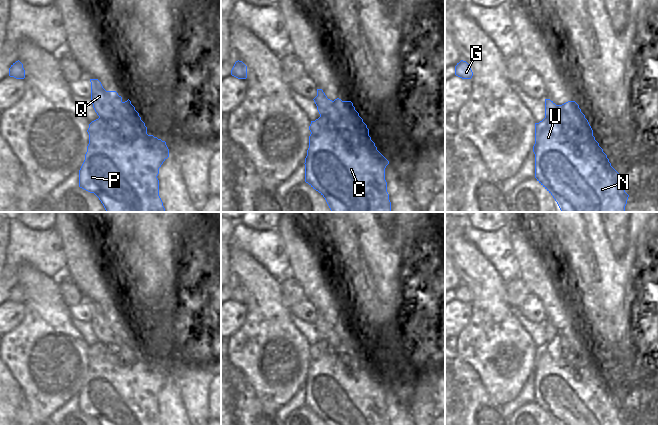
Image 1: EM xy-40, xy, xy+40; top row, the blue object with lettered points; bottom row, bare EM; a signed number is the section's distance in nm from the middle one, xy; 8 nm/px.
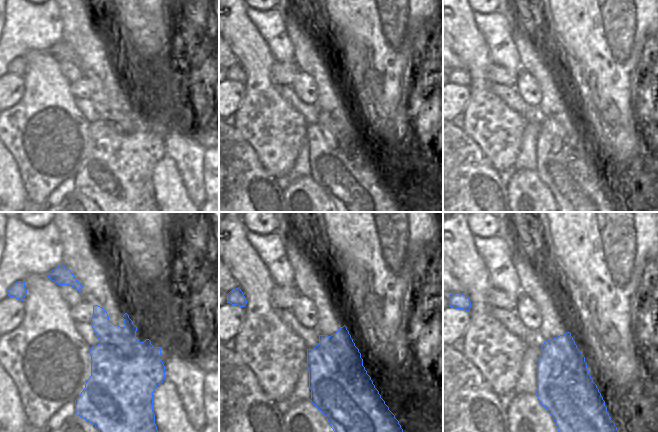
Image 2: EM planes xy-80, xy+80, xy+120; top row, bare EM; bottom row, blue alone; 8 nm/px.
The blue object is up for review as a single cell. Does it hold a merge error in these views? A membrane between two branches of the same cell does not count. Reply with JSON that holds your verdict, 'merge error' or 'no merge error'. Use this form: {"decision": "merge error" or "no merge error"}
{"decision": "merge error"}

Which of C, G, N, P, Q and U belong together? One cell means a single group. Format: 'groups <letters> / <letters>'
groups C N P U / G Q

